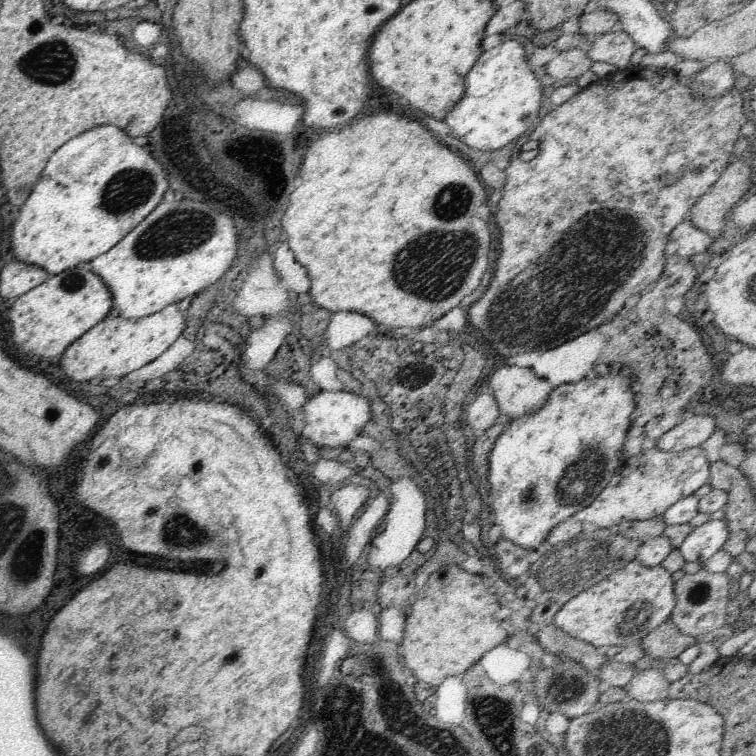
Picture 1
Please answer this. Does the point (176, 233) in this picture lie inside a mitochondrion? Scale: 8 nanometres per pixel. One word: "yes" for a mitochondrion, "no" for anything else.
yes

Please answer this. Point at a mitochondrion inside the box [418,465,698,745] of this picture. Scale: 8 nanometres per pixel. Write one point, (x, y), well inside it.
(580, 548)

